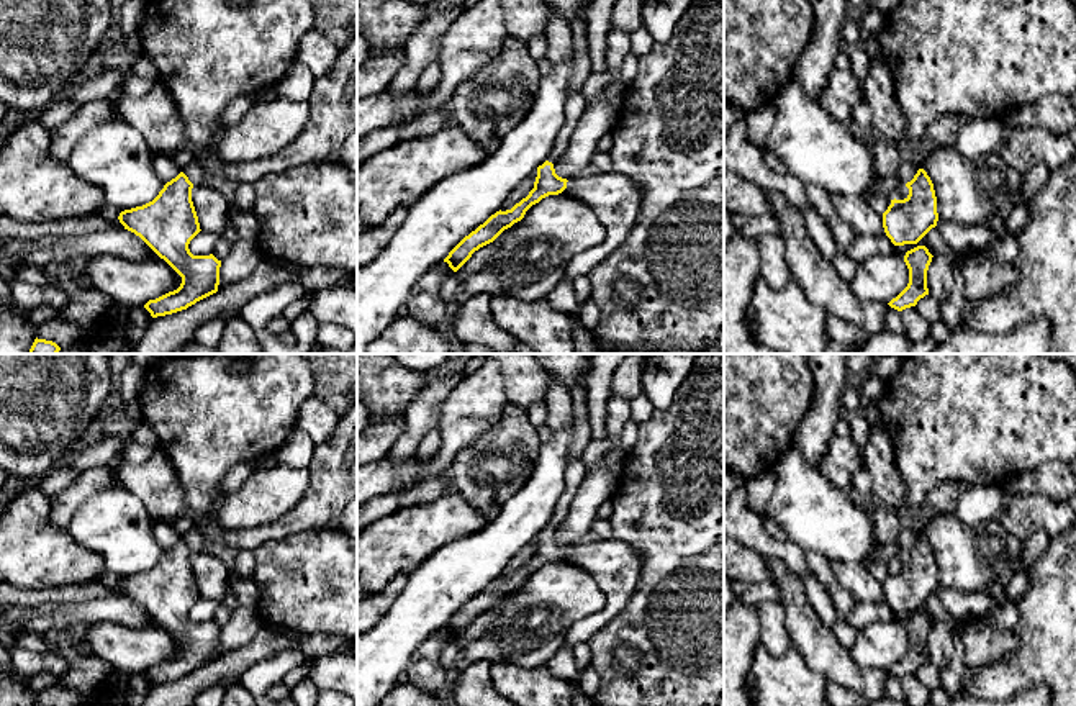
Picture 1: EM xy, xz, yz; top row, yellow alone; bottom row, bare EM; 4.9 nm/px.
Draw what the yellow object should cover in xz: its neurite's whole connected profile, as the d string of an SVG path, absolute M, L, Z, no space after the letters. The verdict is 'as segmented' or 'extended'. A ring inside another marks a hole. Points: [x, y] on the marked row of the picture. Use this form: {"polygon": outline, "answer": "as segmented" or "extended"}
{"polygon": "M545 161L537 167L534 188L511 210L496 211L475 231L465 236L444 259L457 272L475 251L493 242L504 229L521 221L526 211L549 195L567 190L595 210L606 229L606 238L595 247L575 254L567 264L565 280L588 275L604 257L616 251L631 233L640 211L640 188L624 174L596 174L570 180L555 174L554 164Z", "answer": "extended"}

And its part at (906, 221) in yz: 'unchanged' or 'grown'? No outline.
unchanged

